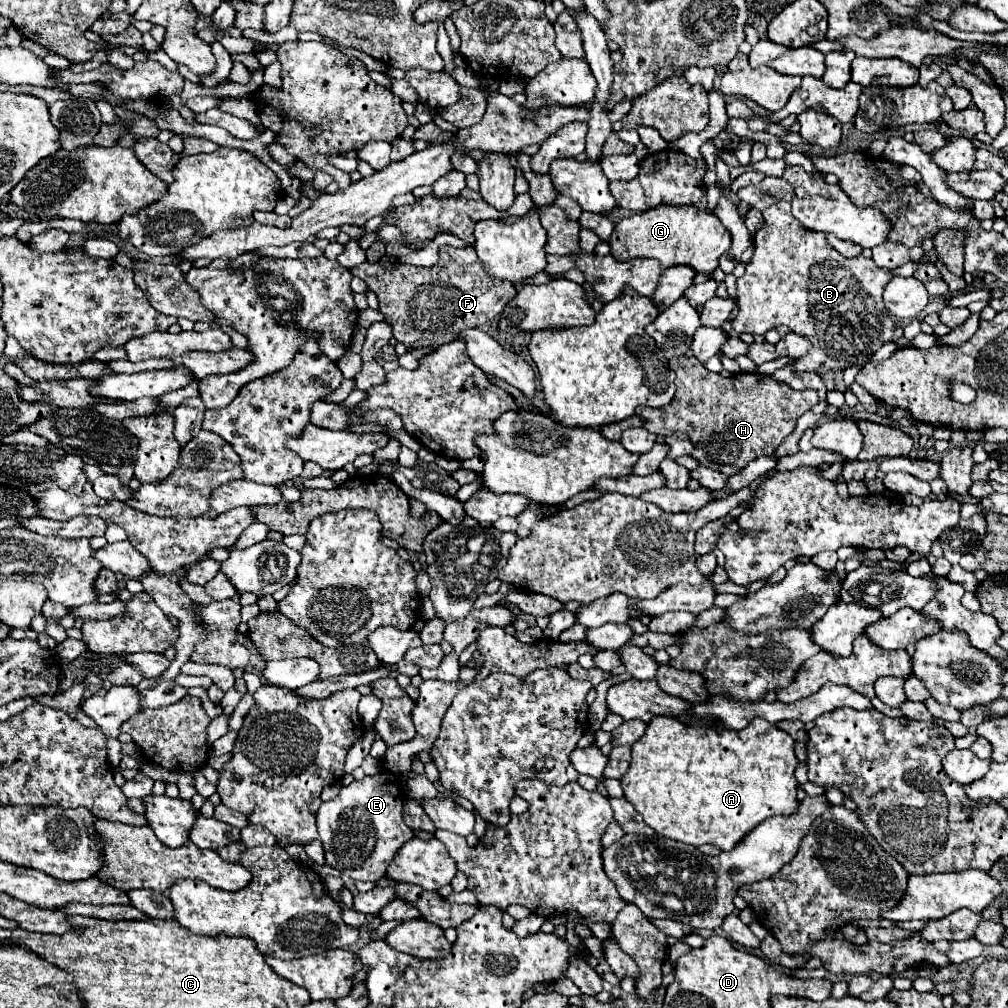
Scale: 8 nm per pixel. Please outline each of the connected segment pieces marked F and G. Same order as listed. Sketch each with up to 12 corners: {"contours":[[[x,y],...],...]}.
{"contours":[[[473,247],[353,267],[407,349],[493,321],[517,293]],[[659,205],[621,219],[615,259],[713,273],[731,247],[717,215]]]}

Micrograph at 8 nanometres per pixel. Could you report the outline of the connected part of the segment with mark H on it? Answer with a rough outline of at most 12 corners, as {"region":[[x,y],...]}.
{"region":[[677,357],[677,393],[635,409],[655,435],[737,473],[773,455],[817,403],[761,373]]}

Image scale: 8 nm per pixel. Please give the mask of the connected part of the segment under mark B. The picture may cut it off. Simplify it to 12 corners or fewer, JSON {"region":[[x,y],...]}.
{"region":[[763,211],[737,335],[779,325],[793,373],[865,365],[893,337],[889,269]]}

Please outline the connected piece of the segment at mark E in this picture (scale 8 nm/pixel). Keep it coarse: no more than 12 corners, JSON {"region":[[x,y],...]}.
{"region":[[383,769],[321,803],[325,863],[377,881],[415,833],[403,775]]}

